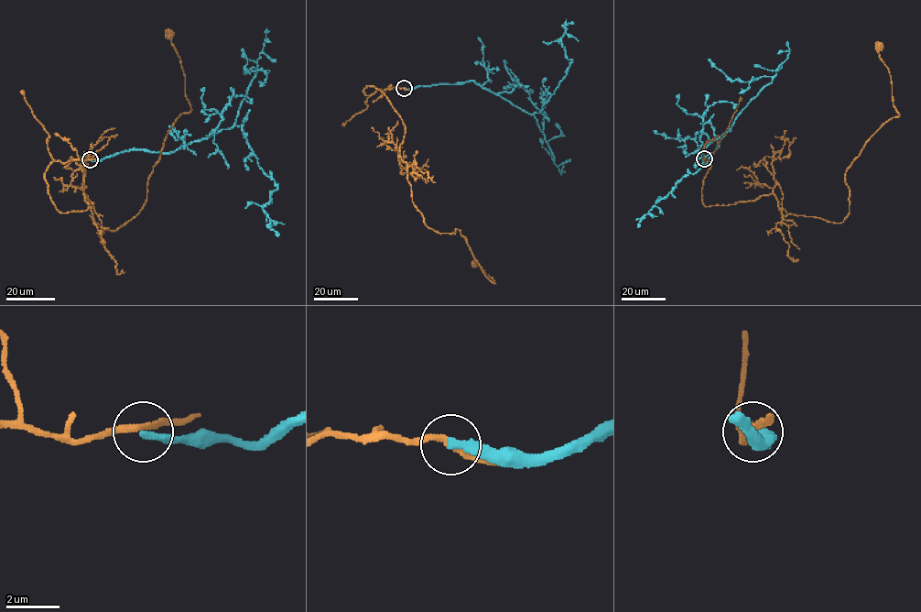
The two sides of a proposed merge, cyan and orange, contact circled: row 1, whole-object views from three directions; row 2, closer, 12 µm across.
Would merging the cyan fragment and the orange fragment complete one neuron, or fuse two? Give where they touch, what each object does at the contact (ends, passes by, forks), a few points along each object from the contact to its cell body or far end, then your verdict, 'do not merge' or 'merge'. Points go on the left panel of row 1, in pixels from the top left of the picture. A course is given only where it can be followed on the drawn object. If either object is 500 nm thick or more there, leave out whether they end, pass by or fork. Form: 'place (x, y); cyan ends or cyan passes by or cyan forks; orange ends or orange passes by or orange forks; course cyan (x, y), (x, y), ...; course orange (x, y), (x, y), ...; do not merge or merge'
place (90, 159); cyan ends; orange passes by; course cyan (89, 159), (135, 149), (173, 152), (240, 126), (258, 165), (277, 187), (263, 208), (279, 235); course orange (89, 159), (53, 161), (48, 192), (61, 213), (91, 208), (85, 198), (113, 232), (191, 110), (169, 34); do not merge

